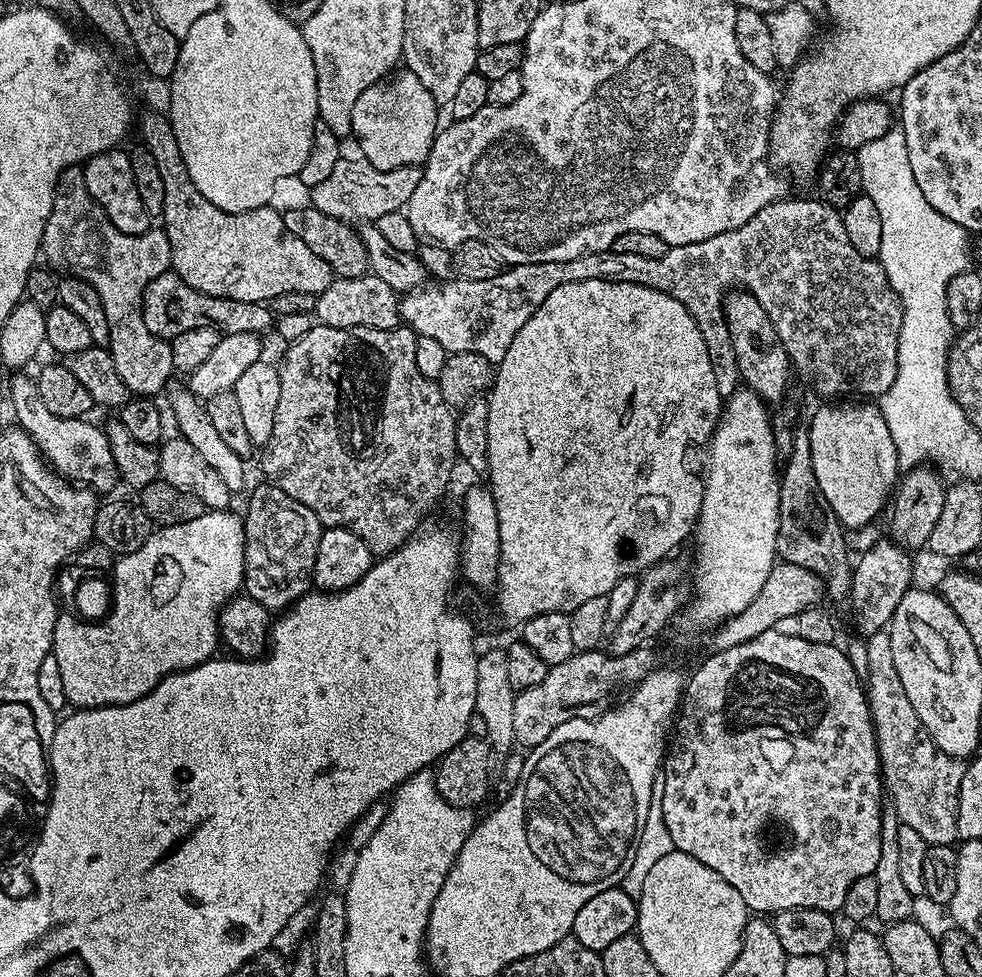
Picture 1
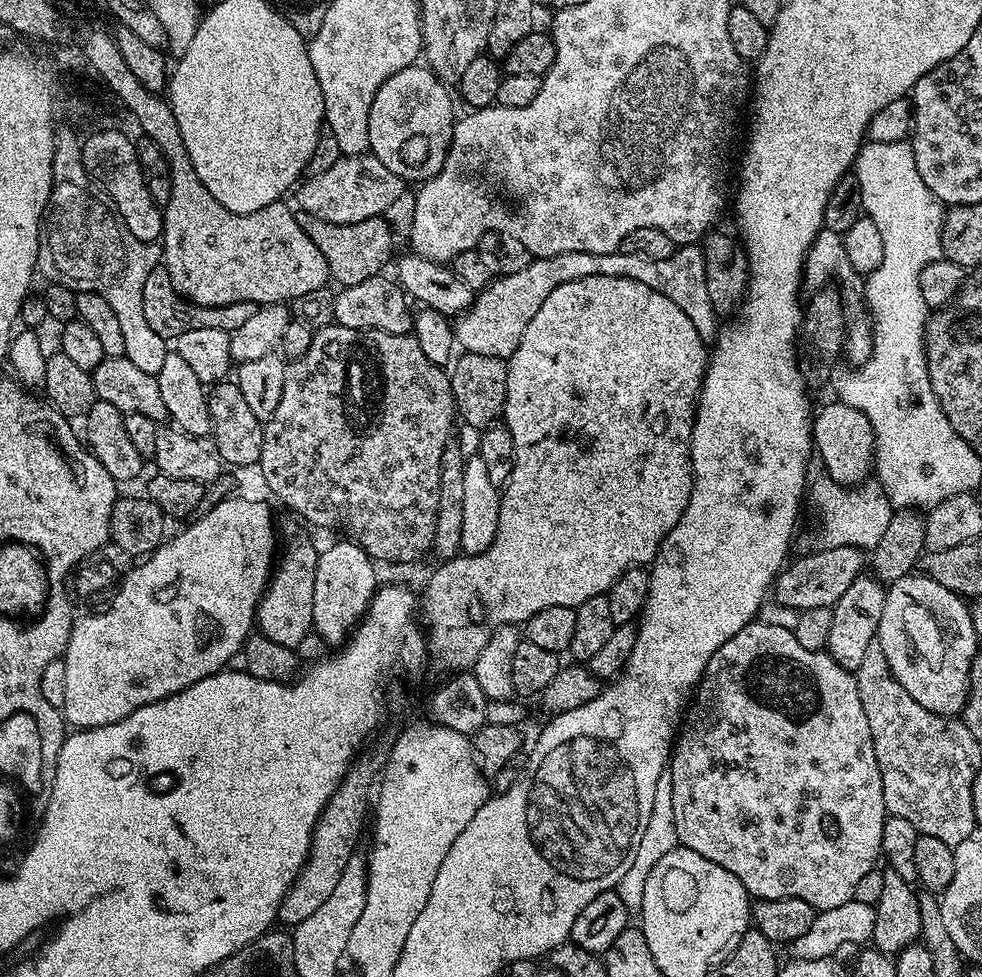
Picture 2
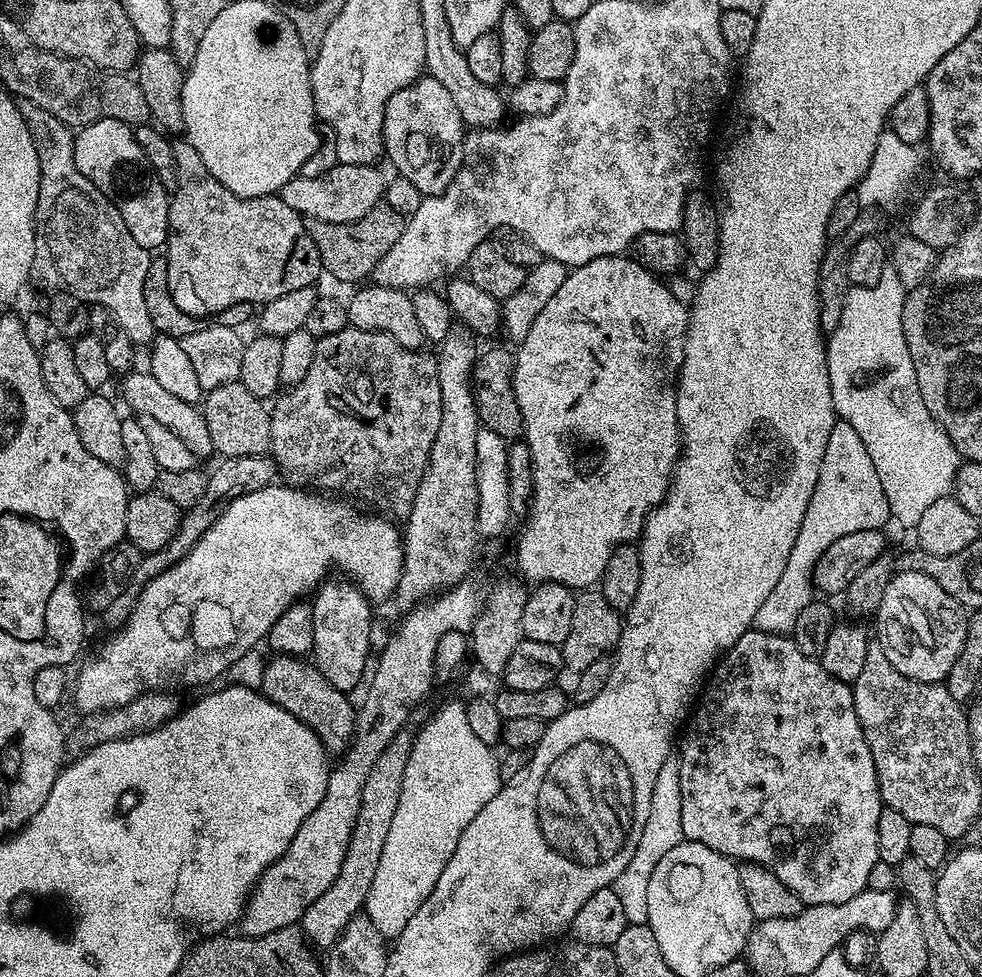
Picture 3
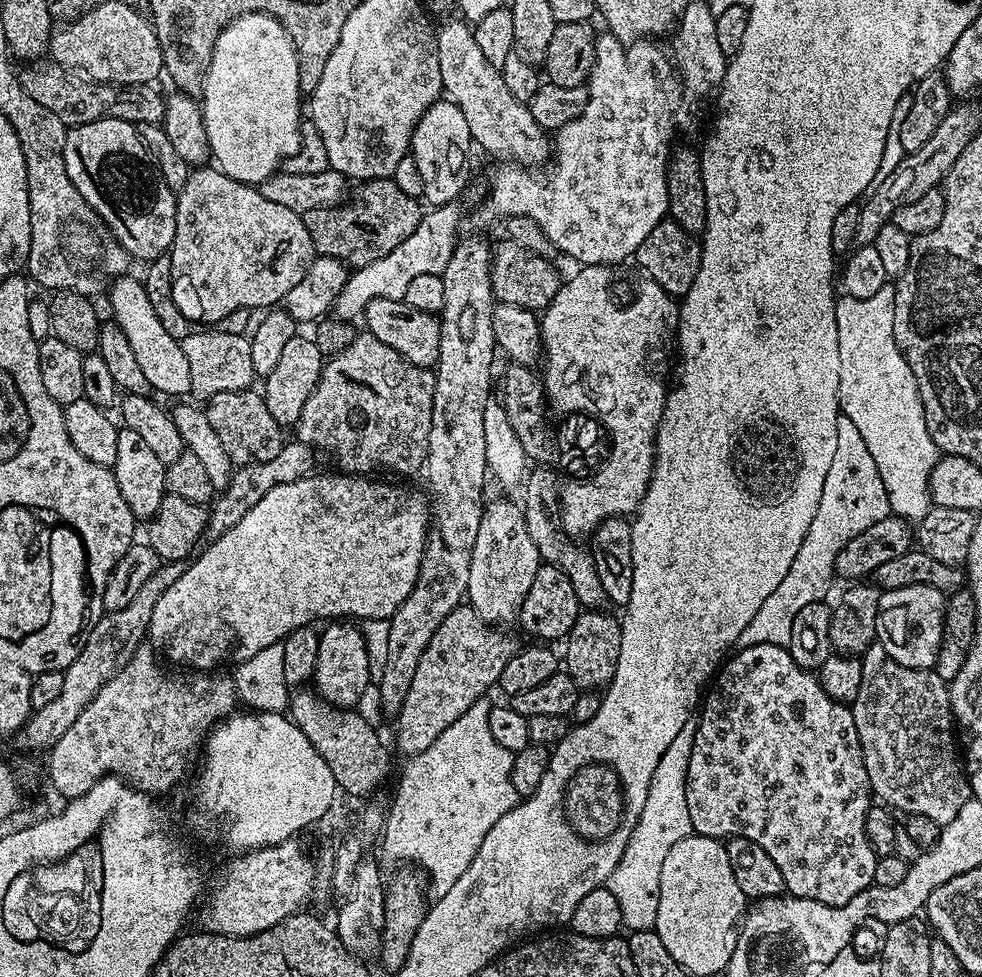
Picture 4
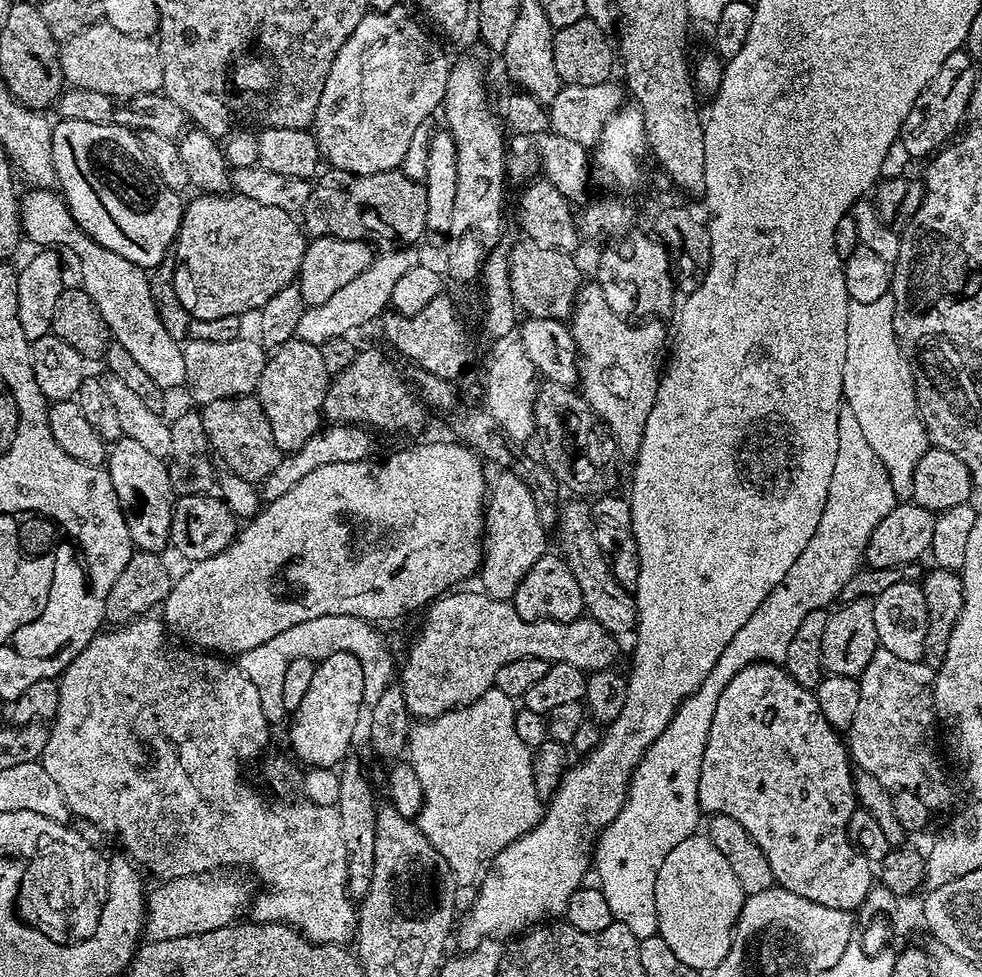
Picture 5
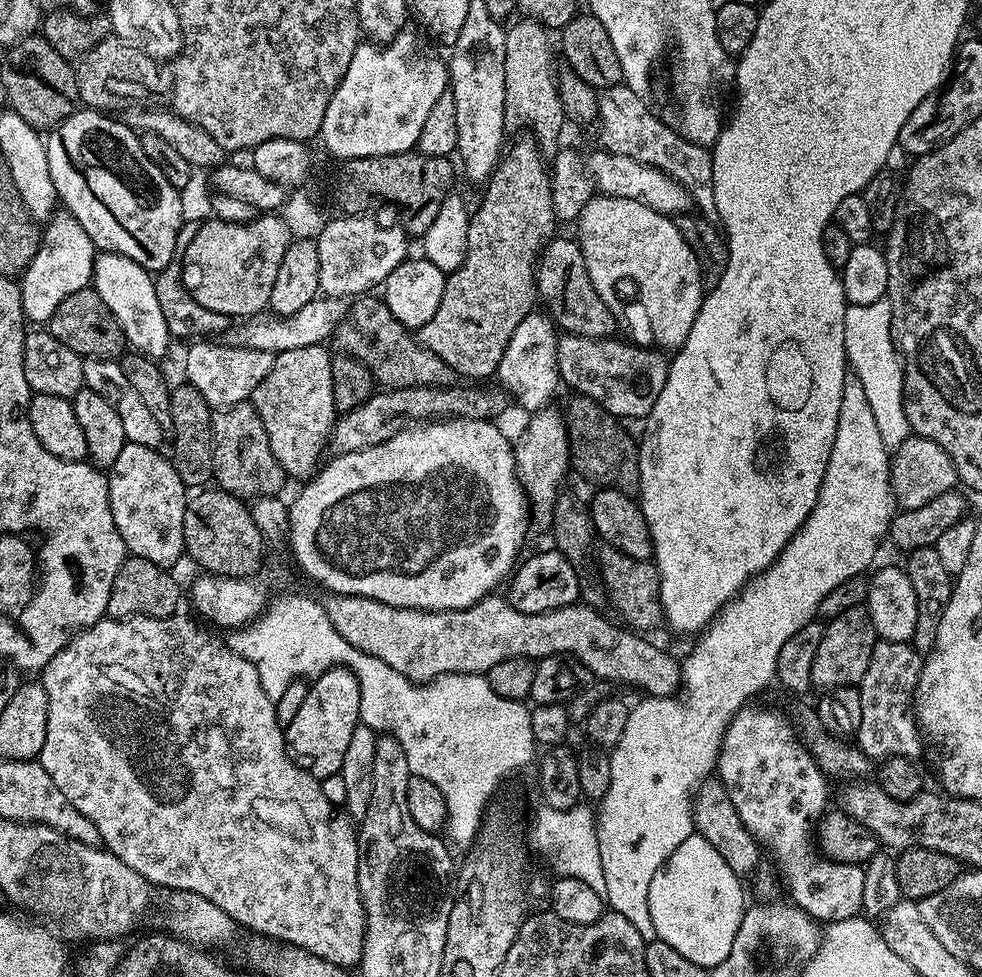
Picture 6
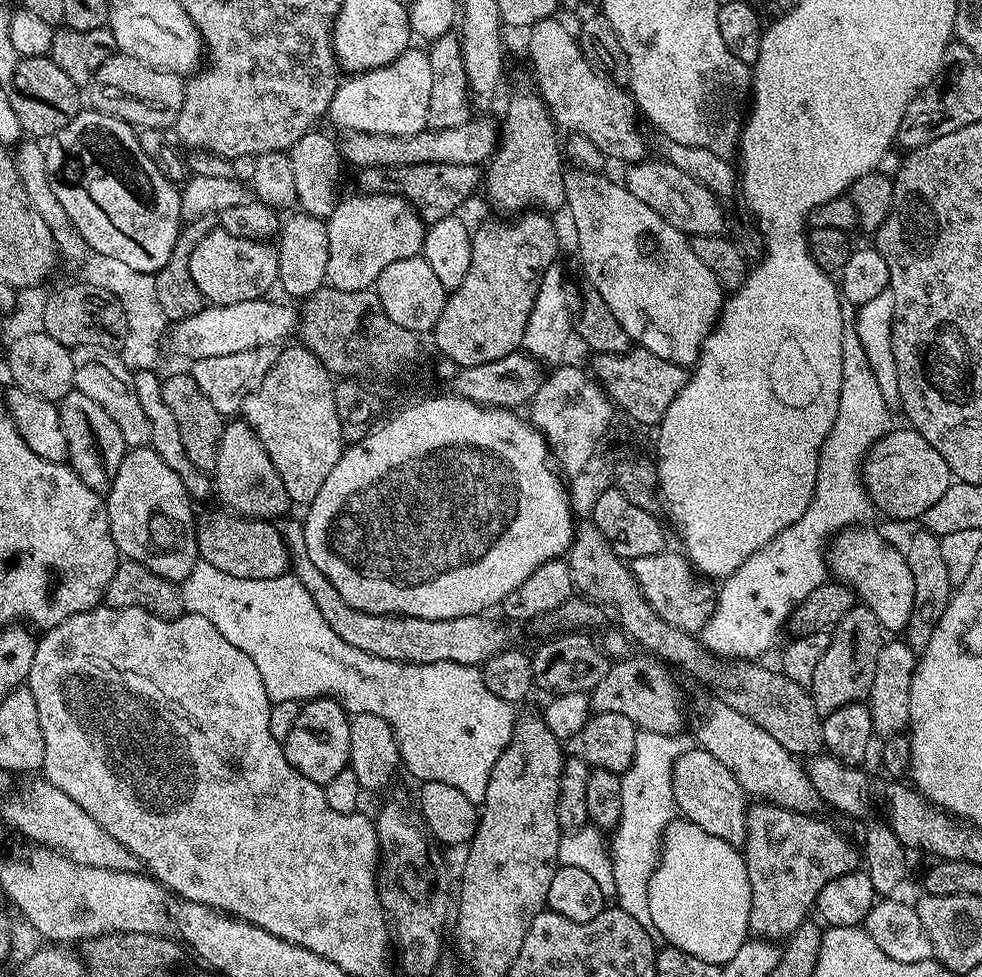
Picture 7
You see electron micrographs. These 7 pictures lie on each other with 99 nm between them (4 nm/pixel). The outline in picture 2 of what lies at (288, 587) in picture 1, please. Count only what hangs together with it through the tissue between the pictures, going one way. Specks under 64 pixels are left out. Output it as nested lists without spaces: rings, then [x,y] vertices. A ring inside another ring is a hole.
[[[296,540],[288,549],[279,553],[274,564],[274,571],[268,586],[256,605],[256,624],[259,635],[278,642],[293,650],[309,635],[313,635],[312,619],[314,618],[314,570],[318,548],[308,540]]]

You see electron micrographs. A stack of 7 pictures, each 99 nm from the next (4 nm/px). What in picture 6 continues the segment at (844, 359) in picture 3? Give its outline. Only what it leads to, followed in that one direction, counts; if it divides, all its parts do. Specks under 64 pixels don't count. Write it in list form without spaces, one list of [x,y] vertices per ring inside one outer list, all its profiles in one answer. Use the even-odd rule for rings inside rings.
[[[887,299],[869,304],[848,304],[844,315],[844,355],[847,367],[854,375],[855,383],[862,386],[870,414],[874,414],[874,426],[889,449],[895,450],[910,435],[908,419],[904,413],[904,366],[897,353],[896,343],[892,340],[892,306]]]

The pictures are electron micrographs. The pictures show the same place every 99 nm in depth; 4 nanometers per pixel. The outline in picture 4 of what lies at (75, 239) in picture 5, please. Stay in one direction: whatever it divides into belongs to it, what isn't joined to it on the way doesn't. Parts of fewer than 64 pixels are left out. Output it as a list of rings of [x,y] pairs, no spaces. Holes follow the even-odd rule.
[[[125,274],[112,281],[106,292],[107,296],[108,304],[112,307],[111,319],[119,324],[122,330],[126,330],[126,338],[130,338],[130,346],[134,349],[134,355],[137,356],[142,370],[146,373],[146,382],[150,382],[150,386],[157,393],[165,392],[168,396],[180,396],[176,398],[187,397],[191,393],[192,387],[190,386],[190,365],[186,362],[186,354],[182,354],[180,341],[175,340],[170,334],[166,334],[162,322],[158,322],[158,314],[154,314],[154,306],[150,306],[150,298],[146,298],[143,283],[137,277],[135,280],[132,274]]]

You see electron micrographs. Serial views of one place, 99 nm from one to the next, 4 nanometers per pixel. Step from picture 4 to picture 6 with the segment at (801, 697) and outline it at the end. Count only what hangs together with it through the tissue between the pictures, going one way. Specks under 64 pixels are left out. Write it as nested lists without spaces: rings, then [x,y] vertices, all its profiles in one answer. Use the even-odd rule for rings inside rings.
[[[751,706],[739,709],[724,733],[718,761],[719,779],[728,789],[740,821],[753,837],[760,842],[768,840],[772,848],[784,844],[780,848],[780,864],[795,907],[817,922],[859,916],[864,907],[864,868],[827,858],[816,860],[814,823],[821,819],[827,807],[827,779],[795,734],[774,712]]]

